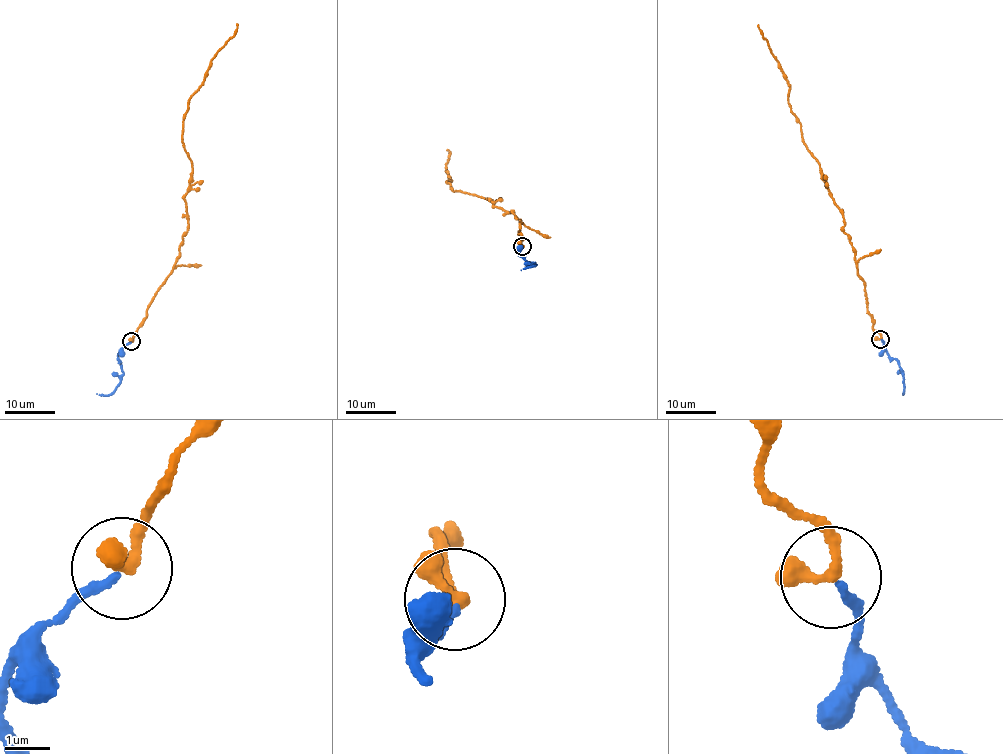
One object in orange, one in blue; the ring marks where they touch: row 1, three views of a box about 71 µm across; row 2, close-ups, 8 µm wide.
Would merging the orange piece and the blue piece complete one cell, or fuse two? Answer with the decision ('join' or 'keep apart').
join

